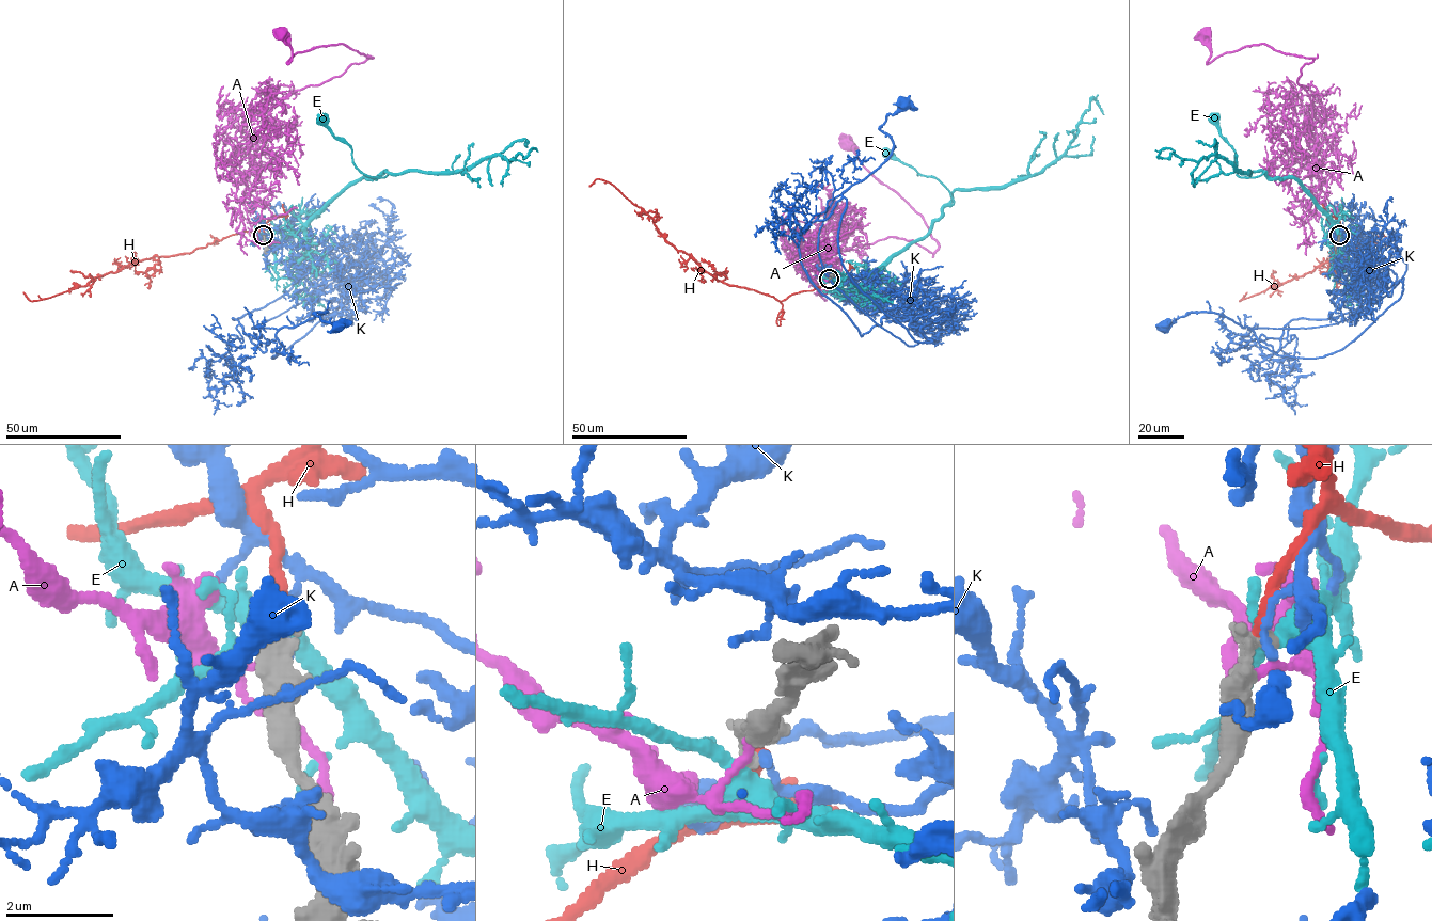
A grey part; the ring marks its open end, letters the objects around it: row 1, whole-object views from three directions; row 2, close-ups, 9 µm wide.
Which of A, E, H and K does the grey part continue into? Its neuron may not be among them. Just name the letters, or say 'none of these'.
H

